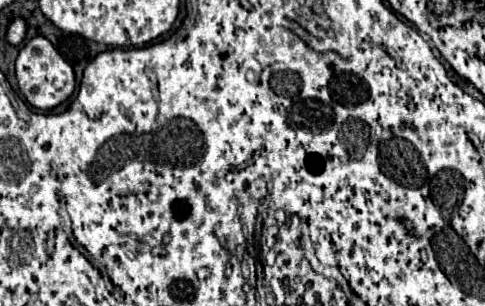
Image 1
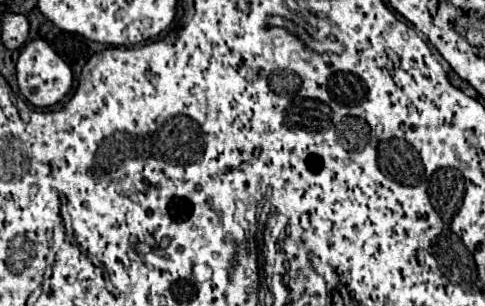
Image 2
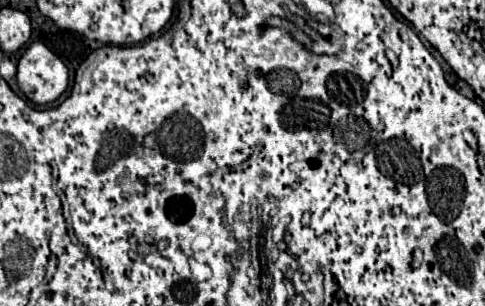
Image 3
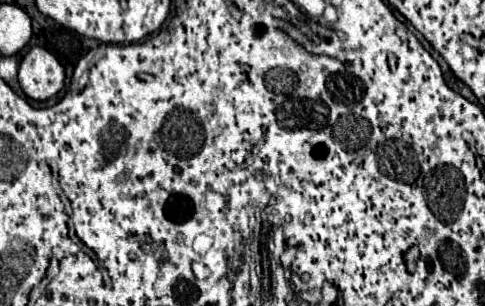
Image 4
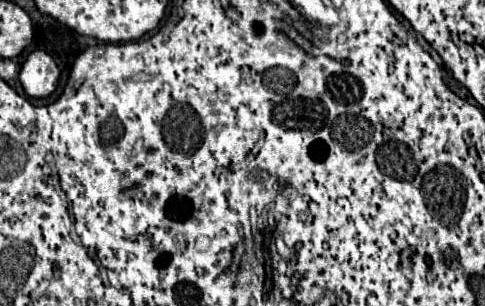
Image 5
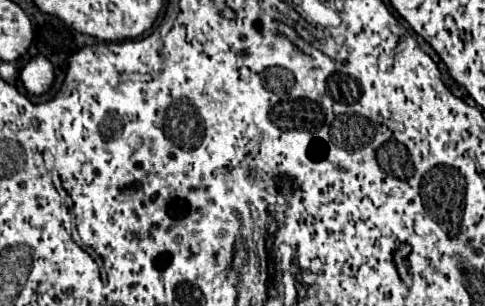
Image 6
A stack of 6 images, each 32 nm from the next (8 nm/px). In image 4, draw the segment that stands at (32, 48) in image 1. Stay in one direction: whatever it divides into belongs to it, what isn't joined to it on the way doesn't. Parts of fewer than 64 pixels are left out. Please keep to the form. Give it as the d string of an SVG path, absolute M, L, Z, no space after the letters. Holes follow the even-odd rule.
M34 46L20 62L18 82L28 98L48 100L62 90L64 68L46 48Z

